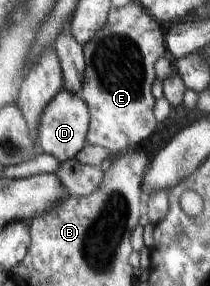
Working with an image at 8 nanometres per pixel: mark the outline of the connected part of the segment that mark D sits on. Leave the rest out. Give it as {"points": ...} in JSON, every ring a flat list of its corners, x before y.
{"points":[[63,88,47,102,39,114,38,126,36,127,36,141,39,151,53,155,60,162,75,158,85,145,89,122,89,108,80,92]]}

